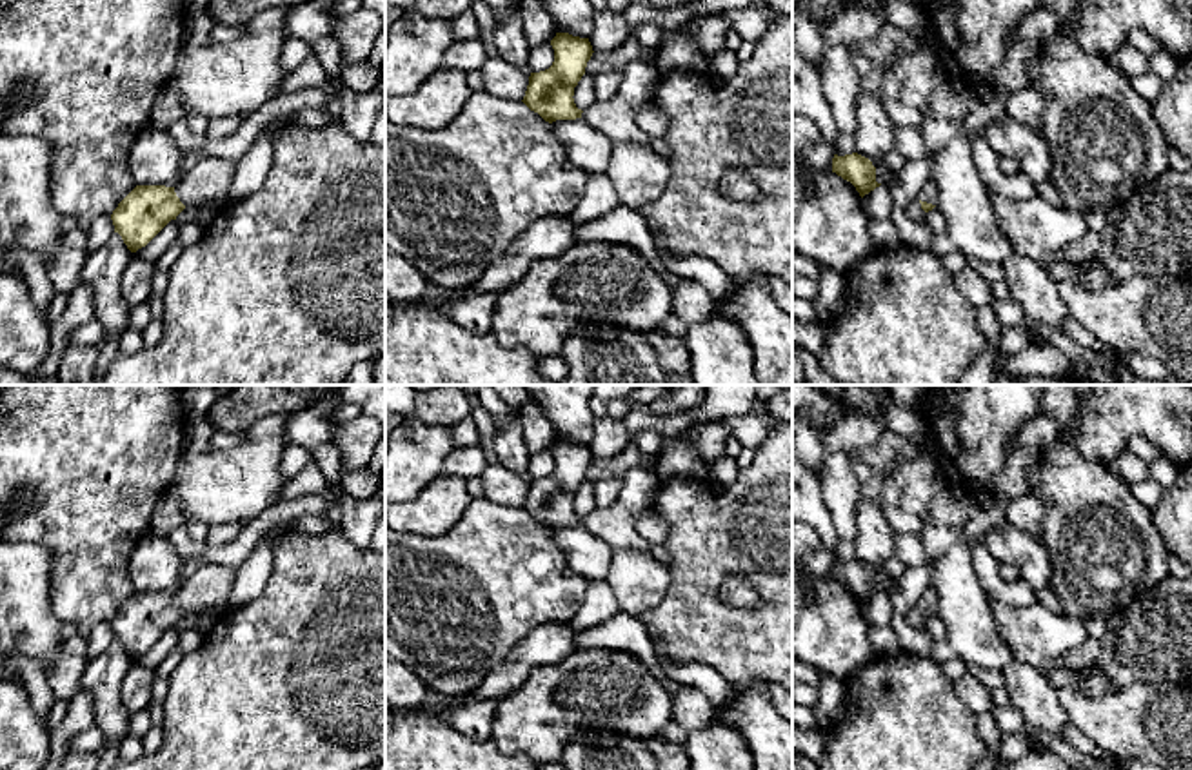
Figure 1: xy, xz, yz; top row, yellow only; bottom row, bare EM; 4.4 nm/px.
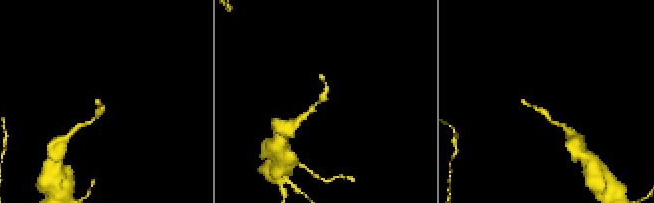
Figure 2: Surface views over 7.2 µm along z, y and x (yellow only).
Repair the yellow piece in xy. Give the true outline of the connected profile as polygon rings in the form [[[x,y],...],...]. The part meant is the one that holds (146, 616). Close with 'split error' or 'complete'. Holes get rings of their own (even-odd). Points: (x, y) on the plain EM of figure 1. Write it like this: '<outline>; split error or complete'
[[[204,563],[176,594],[136,592],[111,621],[114,639],[136,659],[185,614],[227,610],[234,581],[236,568]]]; split error

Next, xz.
[[[556,439],[551,447],[554,469],[549,476],[531,479],[523,510],[545,528],[583,525],[616,548],[649,552],[651,543],[636,530],[641,514],[652,510],[654,496],[661,485],[656,467],[636,467],[623,474],[616,501],[581,518],[574,510],[574,494],[585,481],[592,463],[589,445]]]; split error

